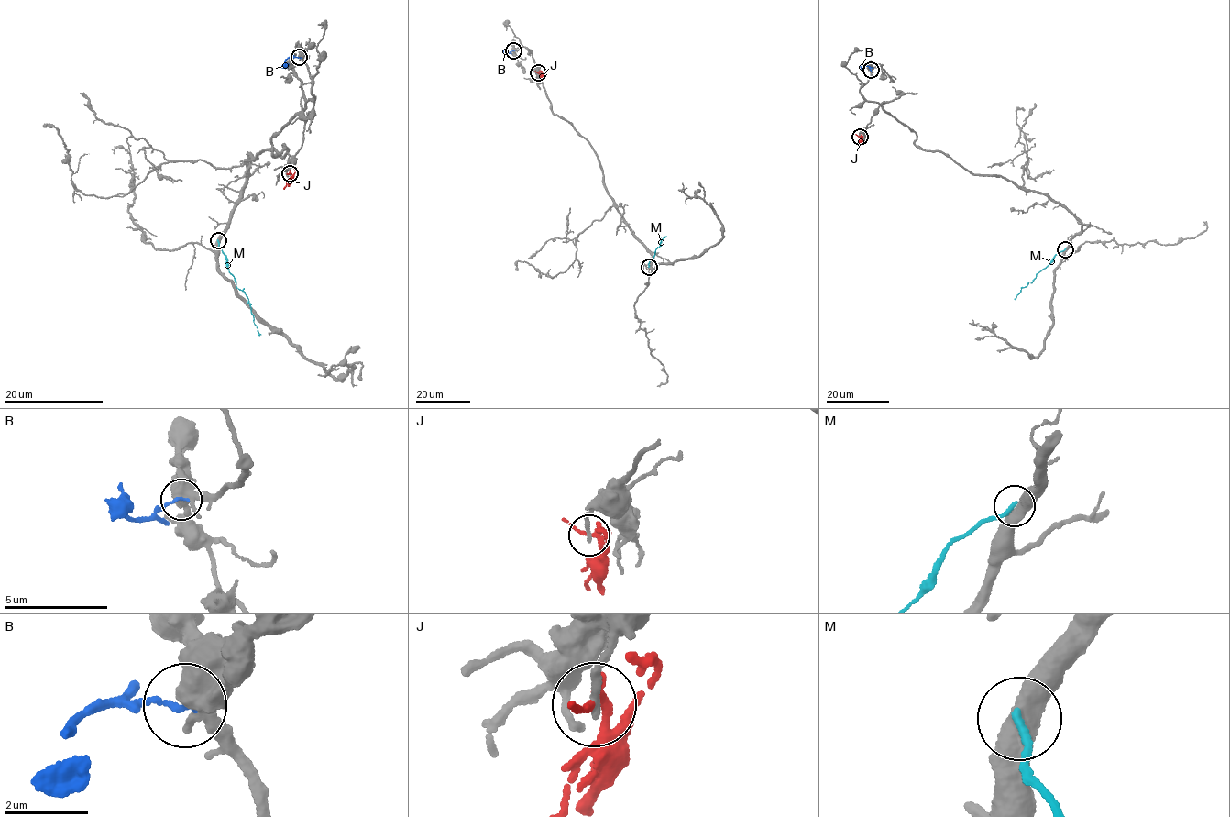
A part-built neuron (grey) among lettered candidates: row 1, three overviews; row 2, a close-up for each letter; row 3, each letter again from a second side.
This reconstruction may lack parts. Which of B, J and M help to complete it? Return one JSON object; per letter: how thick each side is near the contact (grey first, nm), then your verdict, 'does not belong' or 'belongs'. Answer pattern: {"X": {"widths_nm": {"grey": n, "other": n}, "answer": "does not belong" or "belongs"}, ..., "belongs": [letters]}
{"B": {"widths_nm": {"grey": 440, "other": 130}, "answer": "does not belong"}, "J": {"widths_nm": {"grey": 200, "other": 200}, "answer": "does not belong"}, "M": {"widths_nm": {"grey": 500, "other": 170}, "answer": "does not belong"}, "belongs": []}

